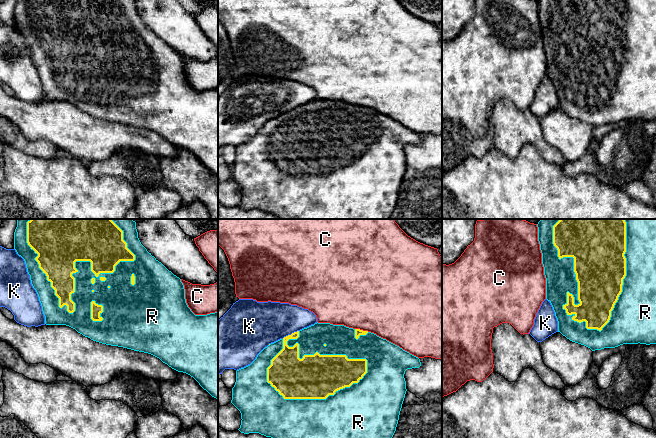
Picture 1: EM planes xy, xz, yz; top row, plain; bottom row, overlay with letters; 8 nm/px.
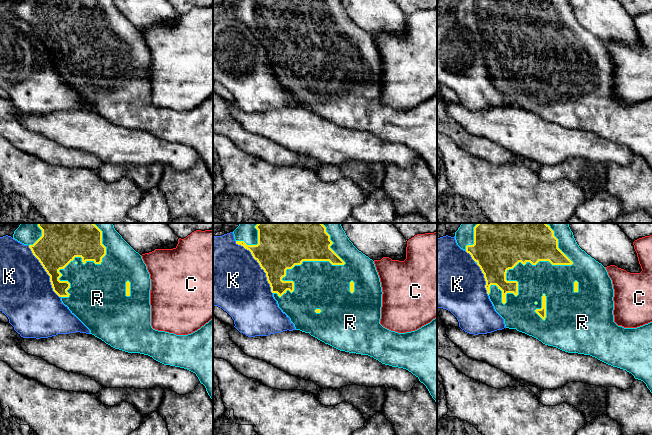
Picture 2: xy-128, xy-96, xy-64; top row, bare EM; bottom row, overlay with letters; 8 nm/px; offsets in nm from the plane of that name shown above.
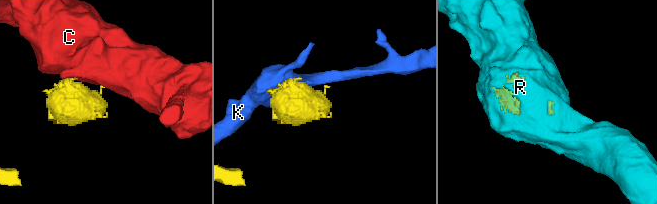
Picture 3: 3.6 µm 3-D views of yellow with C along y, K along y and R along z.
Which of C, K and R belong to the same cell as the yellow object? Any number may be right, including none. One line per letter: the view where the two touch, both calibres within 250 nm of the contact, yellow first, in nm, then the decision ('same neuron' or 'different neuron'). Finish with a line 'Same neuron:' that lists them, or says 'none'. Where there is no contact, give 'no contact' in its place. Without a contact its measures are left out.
C: contact in xz; calibres 60 and 500 nm; different neuron
K: contact in xz; calibres 220 and 360 nm; different neuron
R: contact in xy; calibres 220 and 170 nm; same neuron
Same neuron: R

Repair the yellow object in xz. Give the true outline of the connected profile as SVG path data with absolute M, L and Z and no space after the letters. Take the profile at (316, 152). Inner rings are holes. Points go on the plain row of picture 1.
M315 99L284 113L265 123L248 142L236 147L236 158L232 164L231 179L241 189L241 209L259 209L271 213L279 219L390 219L398 200L400 187L406 170L404 154L407 145L419 144L420 135L399 122L374 109L353 105L344 101Z

